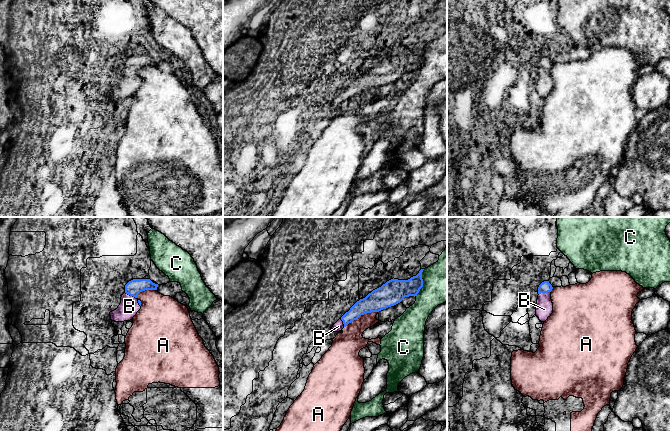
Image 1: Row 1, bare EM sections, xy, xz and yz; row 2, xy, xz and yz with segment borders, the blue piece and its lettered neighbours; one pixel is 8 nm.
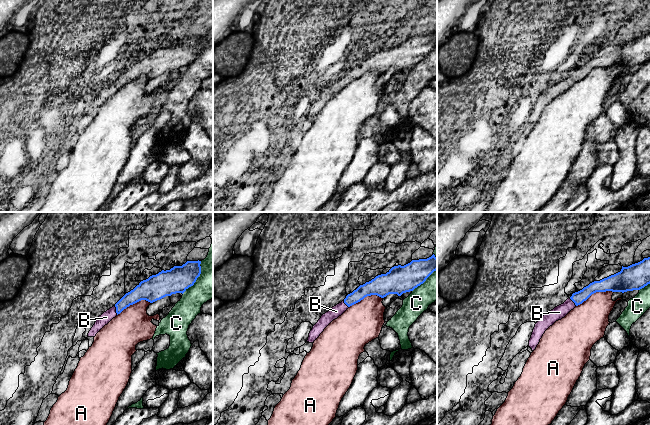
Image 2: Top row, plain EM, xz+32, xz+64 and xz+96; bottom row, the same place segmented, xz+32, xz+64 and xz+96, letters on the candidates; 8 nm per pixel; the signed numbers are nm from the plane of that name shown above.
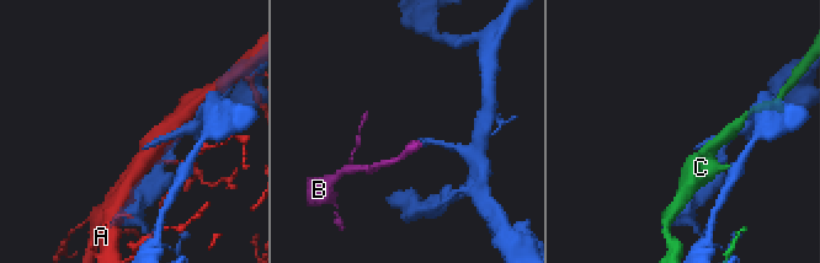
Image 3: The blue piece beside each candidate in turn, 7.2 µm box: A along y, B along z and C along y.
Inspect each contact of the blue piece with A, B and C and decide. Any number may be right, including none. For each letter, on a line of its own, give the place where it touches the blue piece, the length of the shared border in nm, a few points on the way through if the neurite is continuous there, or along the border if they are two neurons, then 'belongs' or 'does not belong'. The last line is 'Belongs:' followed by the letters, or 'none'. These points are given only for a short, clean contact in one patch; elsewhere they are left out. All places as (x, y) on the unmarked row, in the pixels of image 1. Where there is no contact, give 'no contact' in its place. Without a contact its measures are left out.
A: contact xz (360, 91); length 300 nm; does not belong
B: contact xy (131, 71); length 110 nm; way xy (134, 63), (131, 71), (129, 82); belongs
C: contact xz (422, 59); length 240 nm; does not belong
Belongs: B

